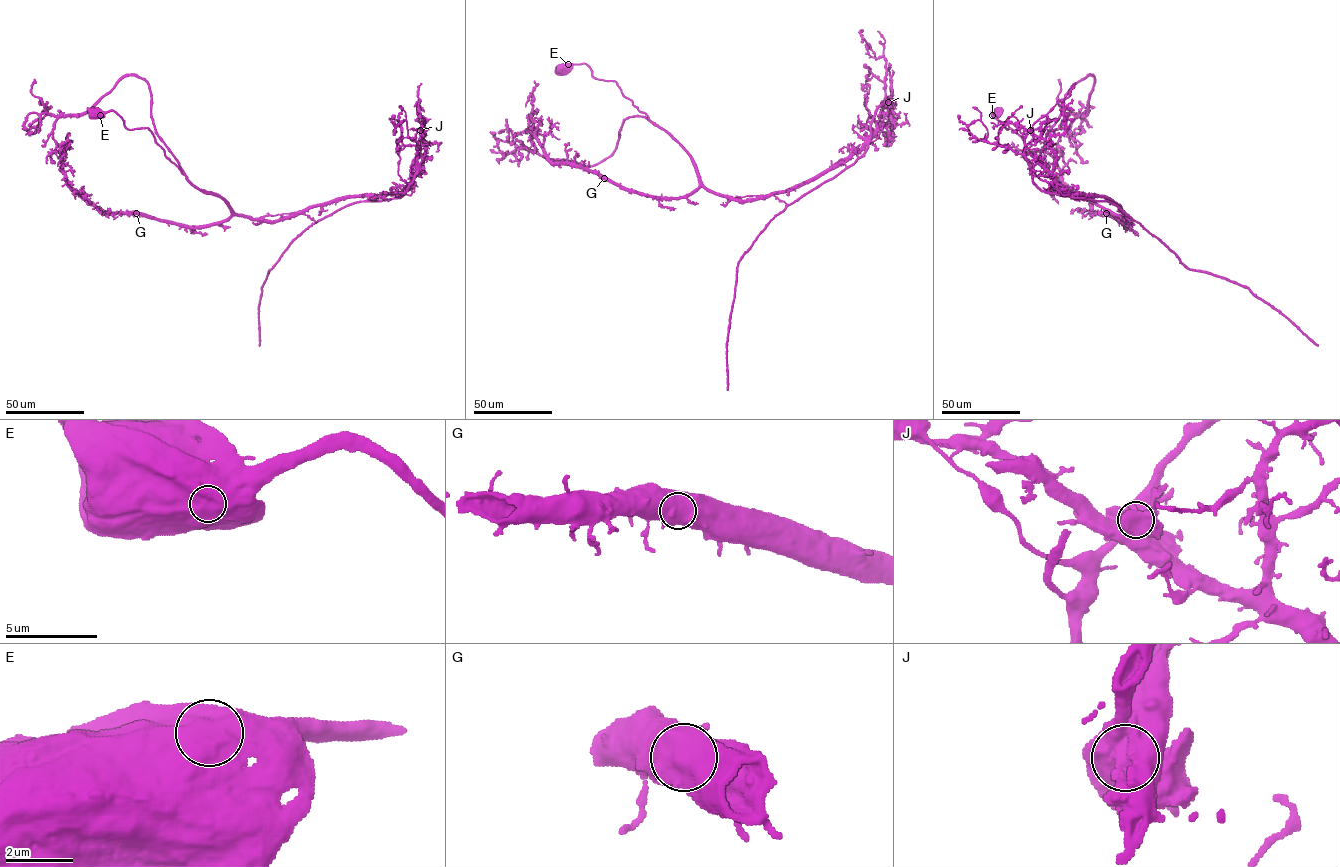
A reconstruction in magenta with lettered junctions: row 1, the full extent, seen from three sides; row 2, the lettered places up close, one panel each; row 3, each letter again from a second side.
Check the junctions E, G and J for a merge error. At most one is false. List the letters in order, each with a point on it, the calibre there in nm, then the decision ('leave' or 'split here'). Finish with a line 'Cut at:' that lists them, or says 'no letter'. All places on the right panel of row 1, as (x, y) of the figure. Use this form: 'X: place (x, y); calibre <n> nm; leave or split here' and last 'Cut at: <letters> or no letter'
E: place (992, 115); calibre 1200 nm; leave
G: place (1106, 213); calibre 1300 nm; leave
J: place (1030, 130); calibre 1300 nm; split here
Cut at: J

